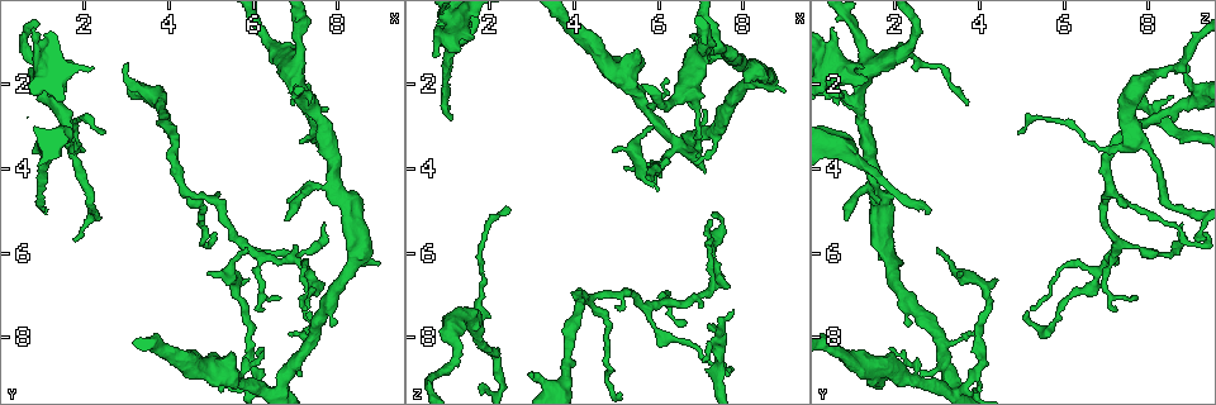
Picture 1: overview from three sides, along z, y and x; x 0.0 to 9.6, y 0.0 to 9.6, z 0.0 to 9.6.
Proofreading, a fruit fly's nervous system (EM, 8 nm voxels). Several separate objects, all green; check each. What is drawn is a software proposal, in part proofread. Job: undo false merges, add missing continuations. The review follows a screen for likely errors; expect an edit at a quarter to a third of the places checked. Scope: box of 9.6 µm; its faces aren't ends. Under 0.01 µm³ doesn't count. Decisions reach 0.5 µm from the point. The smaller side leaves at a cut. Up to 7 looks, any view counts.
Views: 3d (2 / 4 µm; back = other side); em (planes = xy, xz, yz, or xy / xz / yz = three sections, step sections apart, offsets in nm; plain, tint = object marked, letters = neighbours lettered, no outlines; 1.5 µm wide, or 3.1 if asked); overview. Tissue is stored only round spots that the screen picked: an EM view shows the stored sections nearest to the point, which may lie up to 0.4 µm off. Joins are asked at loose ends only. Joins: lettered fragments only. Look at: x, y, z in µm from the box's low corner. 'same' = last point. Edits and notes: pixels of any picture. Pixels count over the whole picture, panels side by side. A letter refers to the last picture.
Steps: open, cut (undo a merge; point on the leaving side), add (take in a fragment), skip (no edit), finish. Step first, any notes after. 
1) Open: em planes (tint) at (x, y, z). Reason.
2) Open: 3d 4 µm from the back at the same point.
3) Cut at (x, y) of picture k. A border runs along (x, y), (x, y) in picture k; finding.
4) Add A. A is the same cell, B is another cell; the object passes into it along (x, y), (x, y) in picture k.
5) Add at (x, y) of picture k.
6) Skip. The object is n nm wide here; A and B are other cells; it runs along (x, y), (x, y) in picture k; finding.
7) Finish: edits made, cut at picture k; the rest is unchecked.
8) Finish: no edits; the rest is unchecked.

Open: 3d 4 µm at (7.70, 2.50, 7.35). Free end.

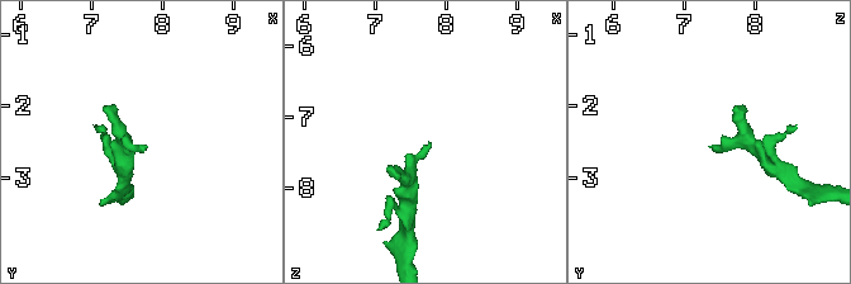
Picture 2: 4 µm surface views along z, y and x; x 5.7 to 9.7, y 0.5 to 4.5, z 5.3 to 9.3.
Open: em planes (letters) at (7.80, 2.60, 7.40).

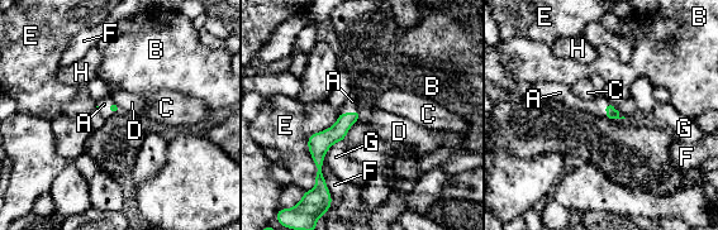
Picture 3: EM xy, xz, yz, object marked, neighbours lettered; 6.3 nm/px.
Add A. A is the same cell, B, C, D, E, F, G and H are other cells; the object passes into it along (322, 142), (348, 113), (352, 101) in picture 3; the neuron continues.

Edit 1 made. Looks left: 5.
Open: em planes (letters) at (6.95, 1.50, 3.00). Thin neck.

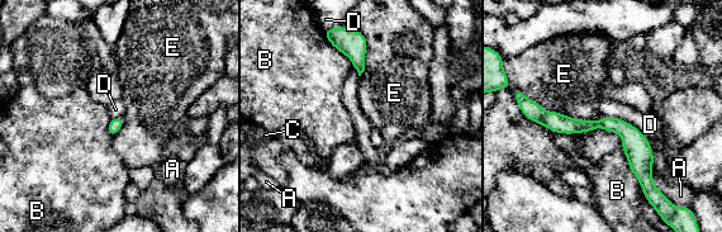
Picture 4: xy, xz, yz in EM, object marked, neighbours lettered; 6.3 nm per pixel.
Skip. A, B, C, D and E are other cells; a border runs along (603, 116), (632, 123), (647, 138) in picture 4; continuous, no second neuron.

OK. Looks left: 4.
Open: em planes (letters) at (3.00, 1.55, 8.85). Thin end.

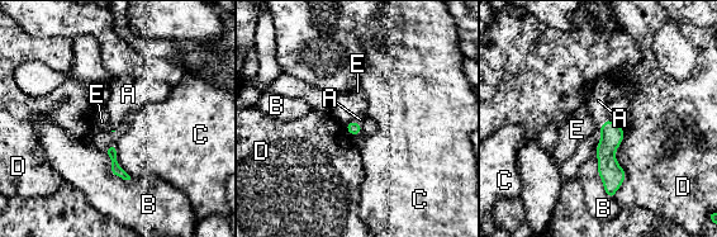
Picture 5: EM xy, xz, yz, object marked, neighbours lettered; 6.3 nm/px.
Add A. A is the same cell, B, C, D and E are other cells; the object passes into it along (612, 134), (603, 124), (598, 100) in picture 5; the neuron continues.

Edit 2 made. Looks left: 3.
Finish: edits made, add at picture 3, add at picture 5; the rest is unchecked.

